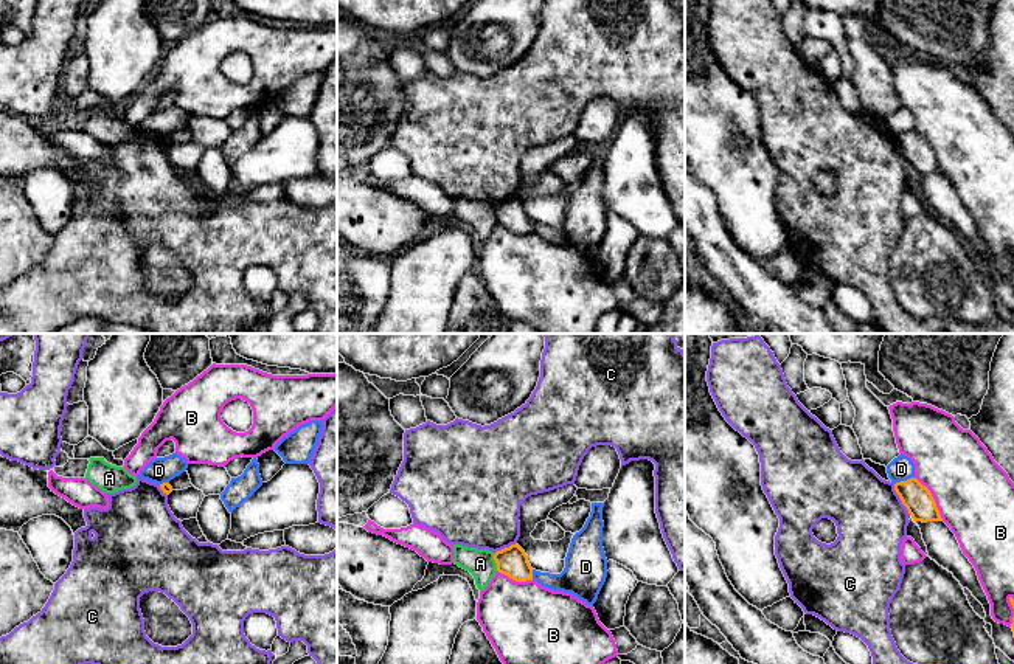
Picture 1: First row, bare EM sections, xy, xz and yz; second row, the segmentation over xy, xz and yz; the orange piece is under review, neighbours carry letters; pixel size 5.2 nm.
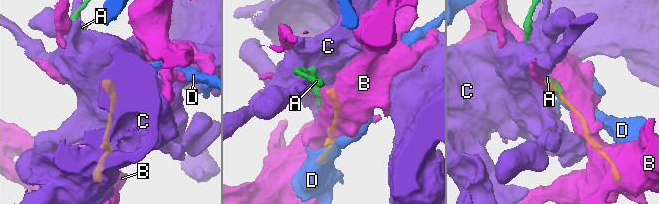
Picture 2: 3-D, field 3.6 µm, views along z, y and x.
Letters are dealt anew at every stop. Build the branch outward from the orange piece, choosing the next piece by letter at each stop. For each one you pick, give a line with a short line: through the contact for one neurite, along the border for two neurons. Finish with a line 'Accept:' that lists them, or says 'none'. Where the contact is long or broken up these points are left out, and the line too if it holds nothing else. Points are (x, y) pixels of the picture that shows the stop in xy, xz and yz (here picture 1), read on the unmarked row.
Accept: none

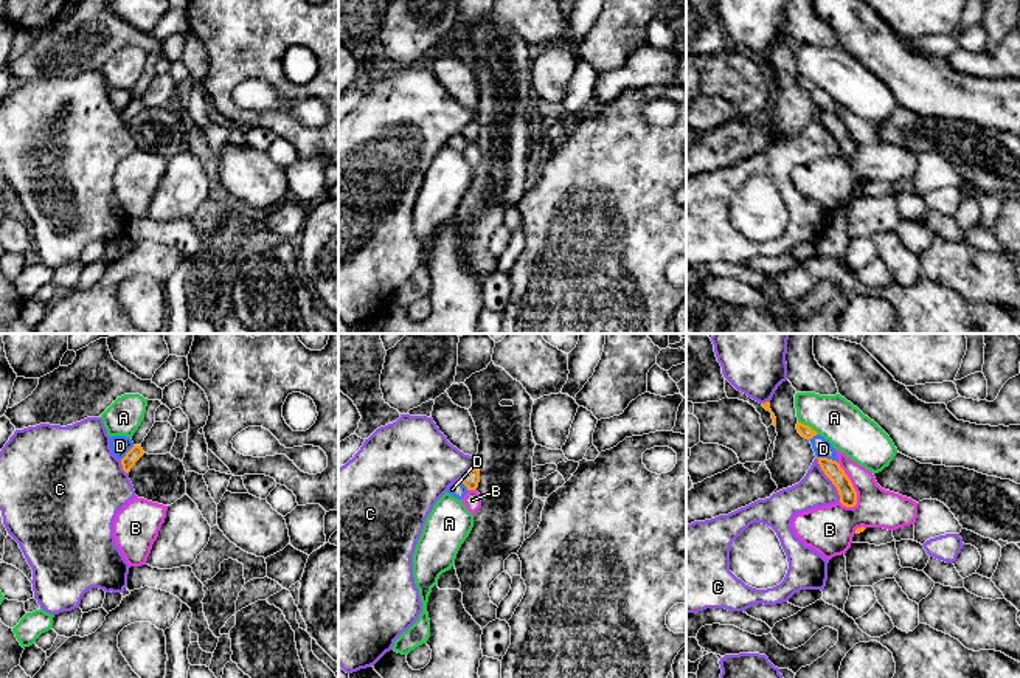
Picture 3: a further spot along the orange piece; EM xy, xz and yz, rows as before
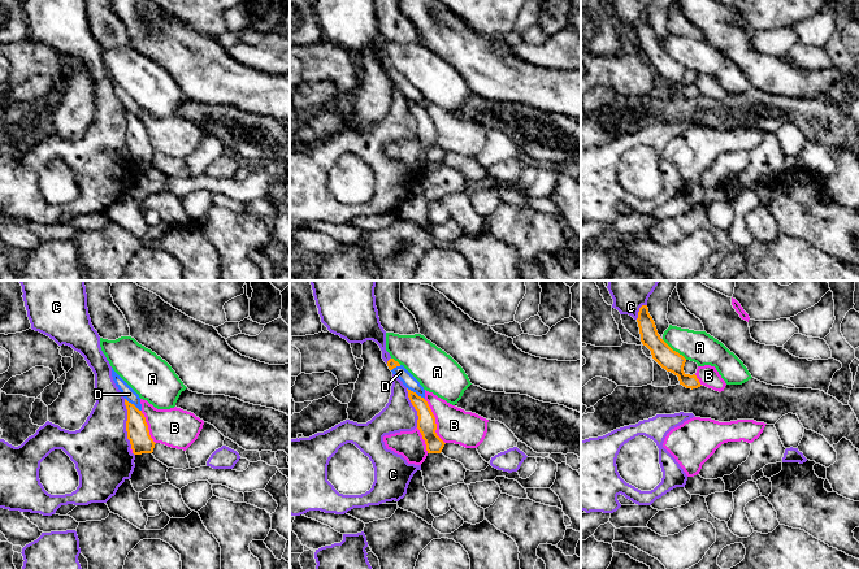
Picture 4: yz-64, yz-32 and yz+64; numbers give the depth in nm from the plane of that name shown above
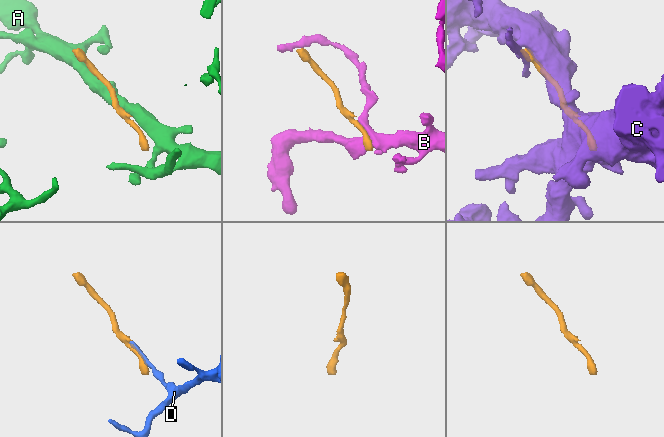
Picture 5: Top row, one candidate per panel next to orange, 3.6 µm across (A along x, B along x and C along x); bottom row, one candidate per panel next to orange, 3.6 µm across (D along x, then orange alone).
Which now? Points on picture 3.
Accept: D

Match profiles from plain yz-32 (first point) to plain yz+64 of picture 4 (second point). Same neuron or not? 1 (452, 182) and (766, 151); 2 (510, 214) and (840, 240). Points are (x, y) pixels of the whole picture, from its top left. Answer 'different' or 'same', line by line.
1: same
2: same

